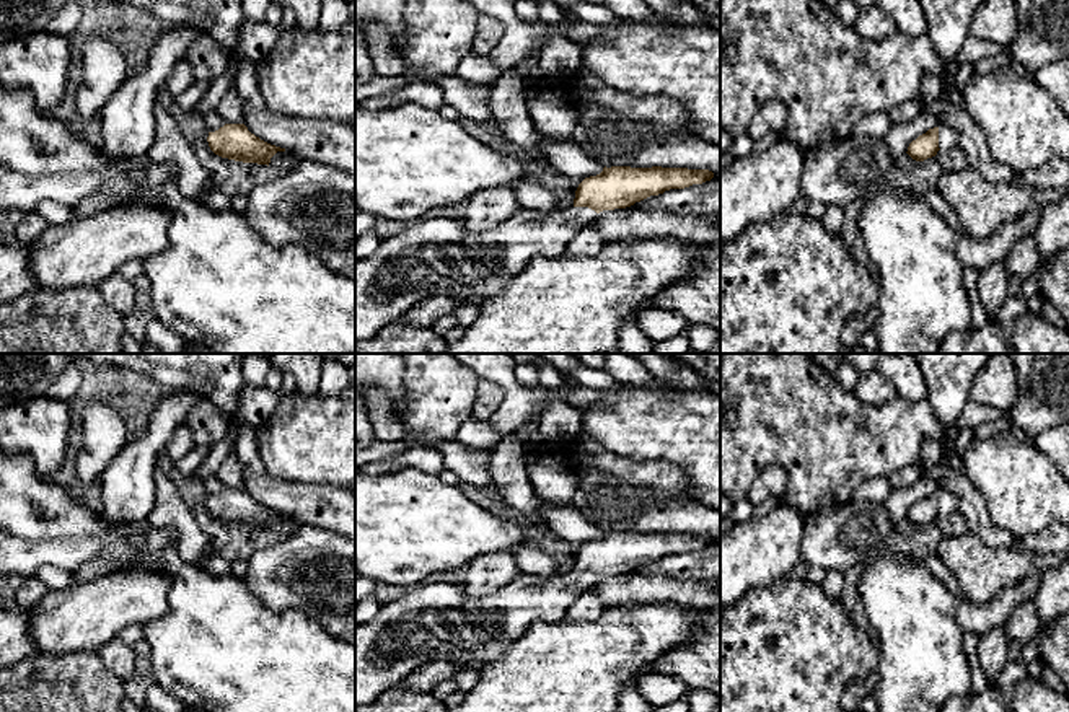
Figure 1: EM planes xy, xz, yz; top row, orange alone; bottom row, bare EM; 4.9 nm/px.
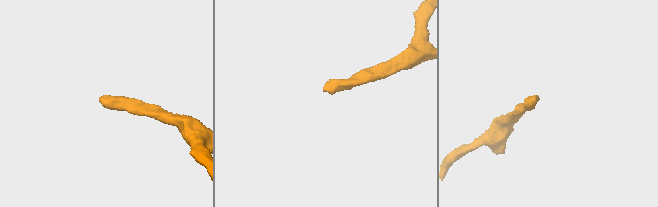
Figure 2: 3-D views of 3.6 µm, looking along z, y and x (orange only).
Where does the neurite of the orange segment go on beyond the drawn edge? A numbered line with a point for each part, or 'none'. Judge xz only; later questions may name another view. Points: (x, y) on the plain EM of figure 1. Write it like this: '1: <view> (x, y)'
1: xz (439, 621)

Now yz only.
1: yz (947, 502)

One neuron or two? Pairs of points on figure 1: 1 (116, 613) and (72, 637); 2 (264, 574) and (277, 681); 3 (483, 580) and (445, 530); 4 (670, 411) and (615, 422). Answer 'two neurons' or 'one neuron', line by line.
1: one neuron
2: two neurons
3: two neurons
4: one neuron

